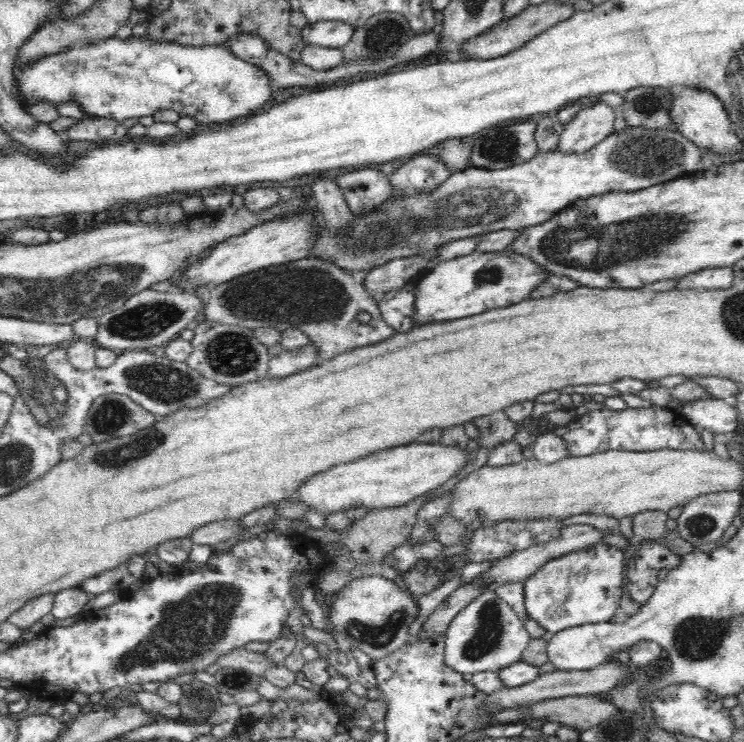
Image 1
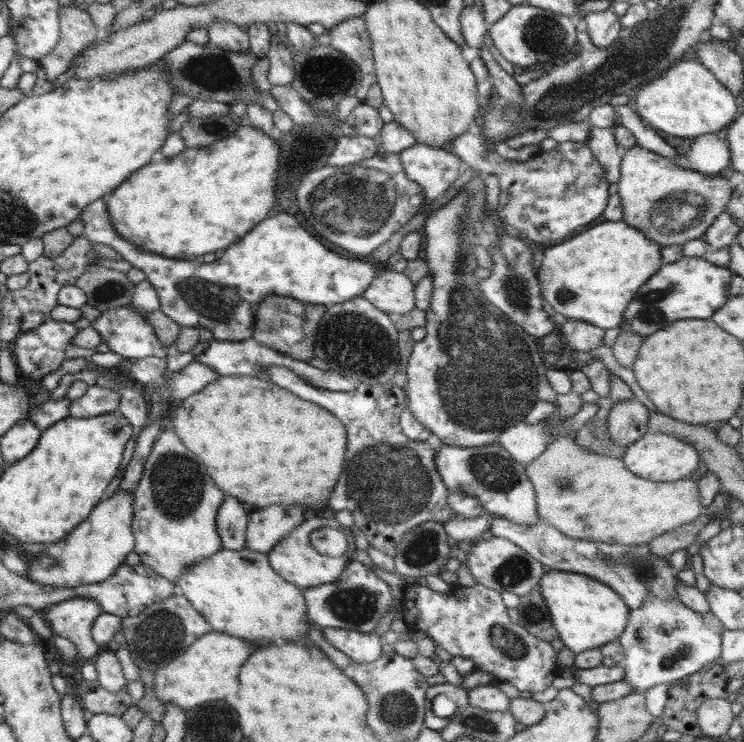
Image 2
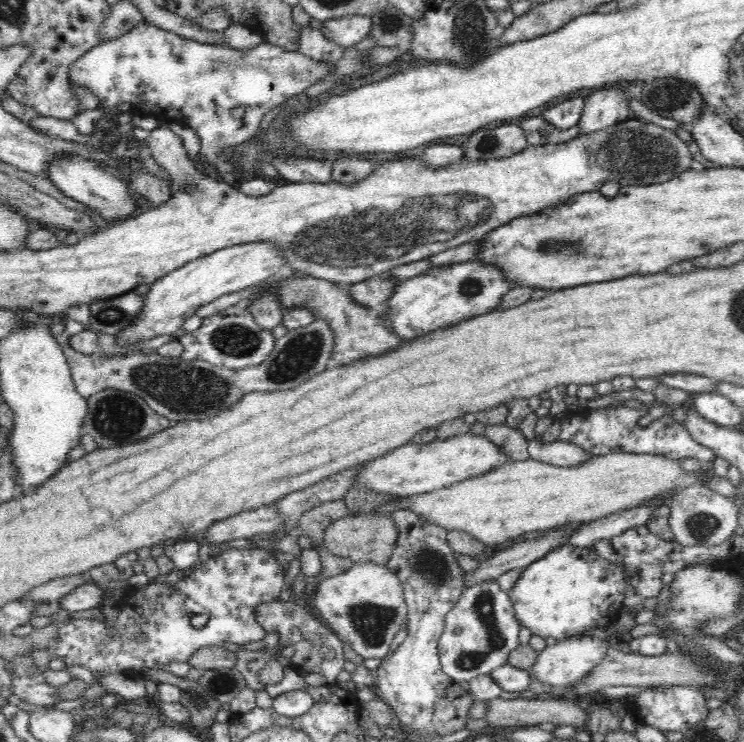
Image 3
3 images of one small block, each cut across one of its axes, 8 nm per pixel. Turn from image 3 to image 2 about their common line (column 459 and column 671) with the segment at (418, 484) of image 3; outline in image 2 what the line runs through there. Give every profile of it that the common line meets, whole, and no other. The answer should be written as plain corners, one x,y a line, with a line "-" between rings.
648,431
642,438
628,445
622,461
630,472
637,474
640,478
654,482
676,482
682,478
689,478
699,467
701,458
690,443
682,442
682,439
670,434

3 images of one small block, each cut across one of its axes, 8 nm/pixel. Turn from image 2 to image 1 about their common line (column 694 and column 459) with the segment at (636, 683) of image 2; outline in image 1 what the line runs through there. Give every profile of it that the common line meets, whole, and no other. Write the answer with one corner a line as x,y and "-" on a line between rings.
495,592
480,593
464,610
460,610
454,620
450,622
448,630
445,632
445,646
444,646
444,662
450,669
462,674
473,674
477,672
486,671
500,671
514,664
522,661
522,654
528,646
530,633
526,630
525,621
520,619
520,615
510,606
506,604

